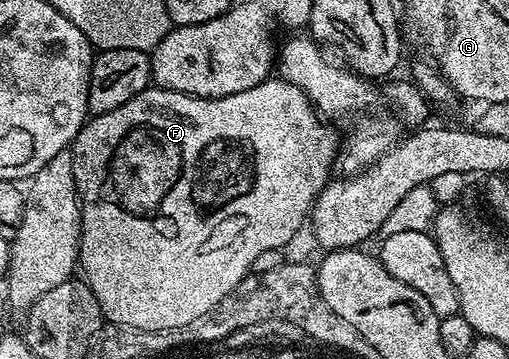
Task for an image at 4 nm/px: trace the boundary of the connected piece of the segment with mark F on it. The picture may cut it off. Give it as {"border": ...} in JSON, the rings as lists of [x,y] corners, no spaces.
{"border":[[[282,78],[262,80],[249,90],[241,90],[241,94],[229,94],[225,98],[197,98],[148,86],[141,94],[129,98],[125,106],[117,106],[117,110],[109,110],[100,116],[92,115],[76,134],[75,142],[69,149],[69,159],[81,205],[81,272],[101,306],[104,321],[133,326],[146,332],[189,326],[197,322],[197,318],[209,314],[209,310],[213,310],[225,294],[235,289],[237,282],[245,279],[257,254],[284,248],[289,238],[293,238],[293,234],[308,223],[311,206],[319,197],[319,191],[332,179],[331,167],[337,164],[341,144],[339,148],[338,134],[326,123],[330,124],[317,111],[307,93]]]}

